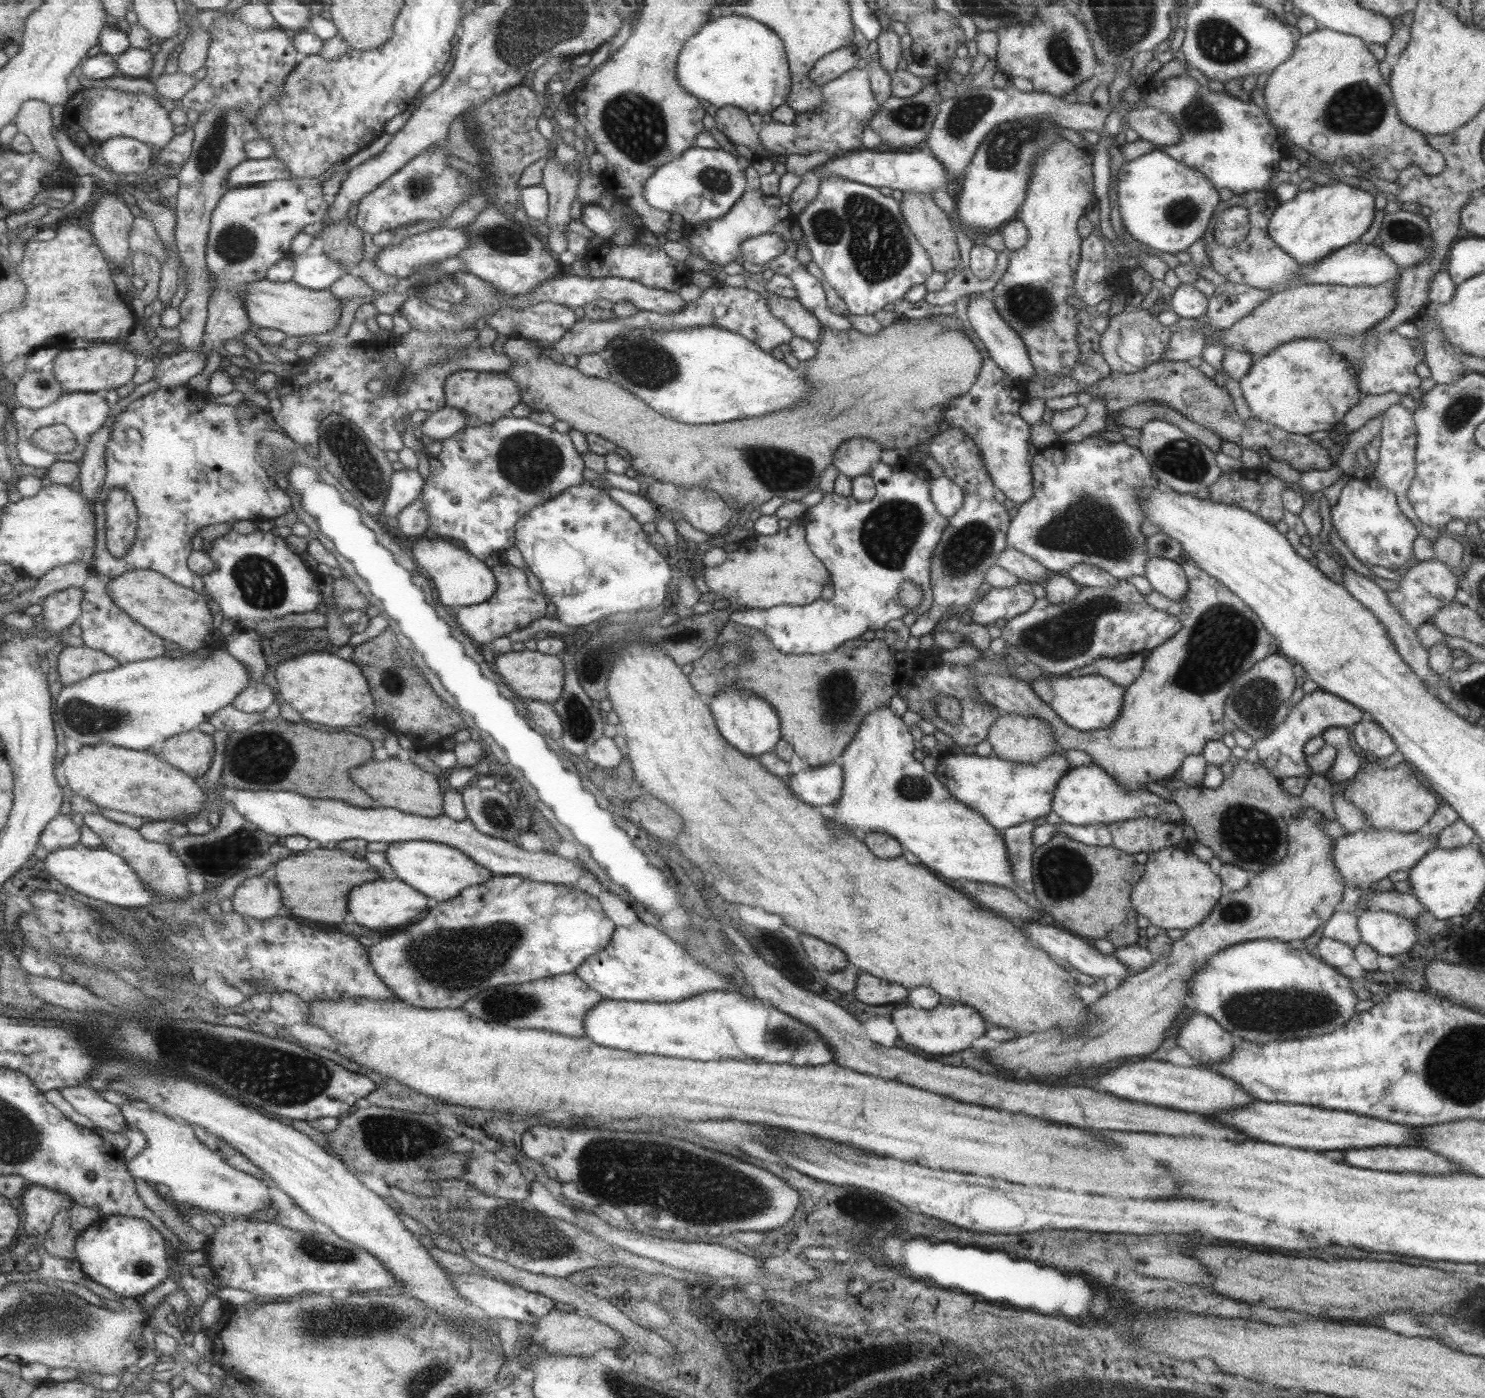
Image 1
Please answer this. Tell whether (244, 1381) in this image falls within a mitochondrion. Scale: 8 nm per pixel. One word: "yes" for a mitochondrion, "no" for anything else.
no

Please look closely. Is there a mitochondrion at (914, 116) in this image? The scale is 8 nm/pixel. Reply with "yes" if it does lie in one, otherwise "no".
yes

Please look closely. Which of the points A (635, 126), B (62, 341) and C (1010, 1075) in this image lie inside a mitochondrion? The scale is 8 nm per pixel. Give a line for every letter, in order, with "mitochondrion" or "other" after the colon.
A: mitochondrion
B: other
C: other

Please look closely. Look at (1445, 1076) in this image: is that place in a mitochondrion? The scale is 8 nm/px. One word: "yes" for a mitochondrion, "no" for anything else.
yes

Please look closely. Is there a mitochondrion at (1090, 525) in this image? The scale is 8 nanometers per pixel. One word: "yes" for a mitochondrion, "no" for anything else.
yes

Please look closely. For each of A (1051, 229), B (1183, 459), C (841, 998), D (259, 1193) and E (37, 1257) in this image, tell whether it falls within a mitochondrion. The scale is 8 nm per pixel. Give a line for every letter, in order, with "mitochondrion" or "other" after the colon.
A: other
B: mitochondrion
C: other
D: other
E: other

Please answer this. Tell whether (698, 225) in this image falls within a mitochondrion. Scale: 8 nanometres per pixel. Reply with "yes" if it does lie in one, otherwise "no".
no

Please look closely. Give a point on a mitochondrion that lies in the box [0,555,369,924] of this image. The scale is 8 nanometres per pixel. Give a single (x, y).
(258, 757)

